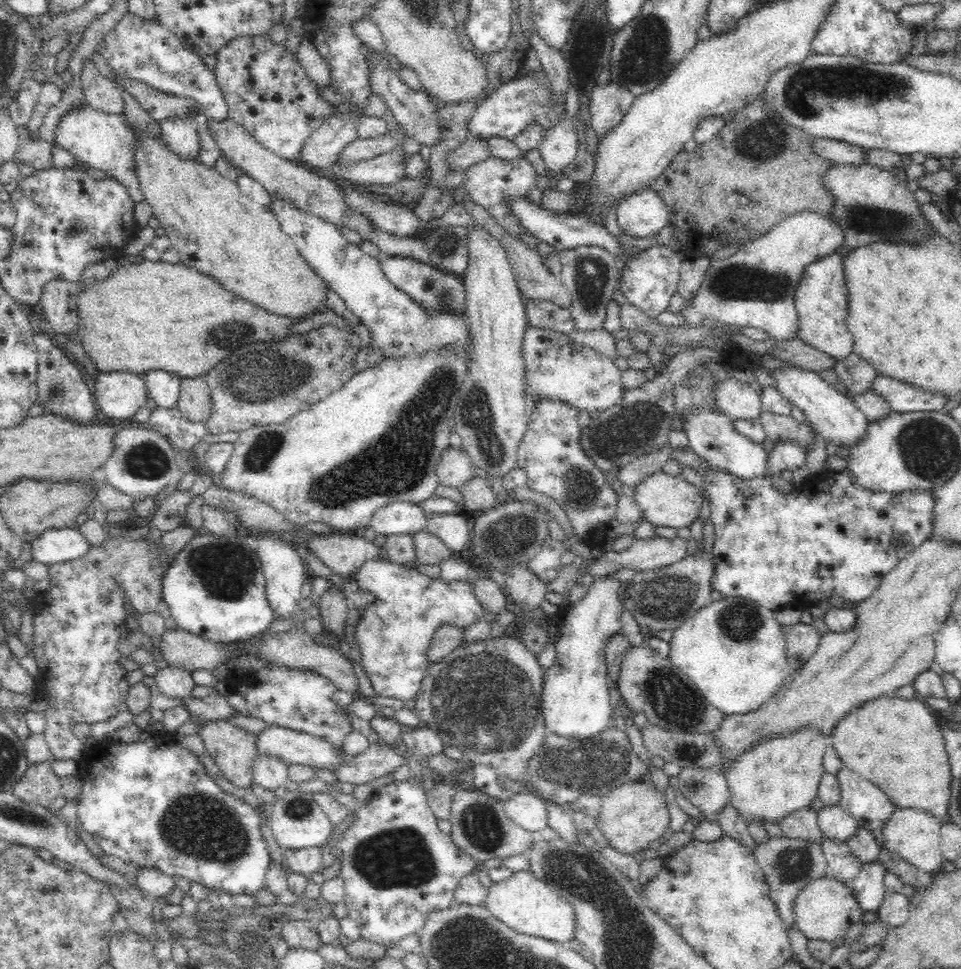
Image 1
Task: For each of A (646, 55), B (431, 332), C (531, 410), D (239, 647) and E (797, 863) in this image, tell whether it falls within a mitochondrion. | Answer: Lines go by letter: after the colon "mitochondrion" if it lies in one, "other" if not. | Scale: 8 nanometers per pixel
A: mitochondrion
B: mitochondrion
C: other
D: other
E: mitochondrion

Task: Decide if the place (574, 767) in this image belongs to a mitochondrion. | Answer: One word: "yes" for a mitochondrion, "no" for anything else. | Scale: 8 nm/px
yes

